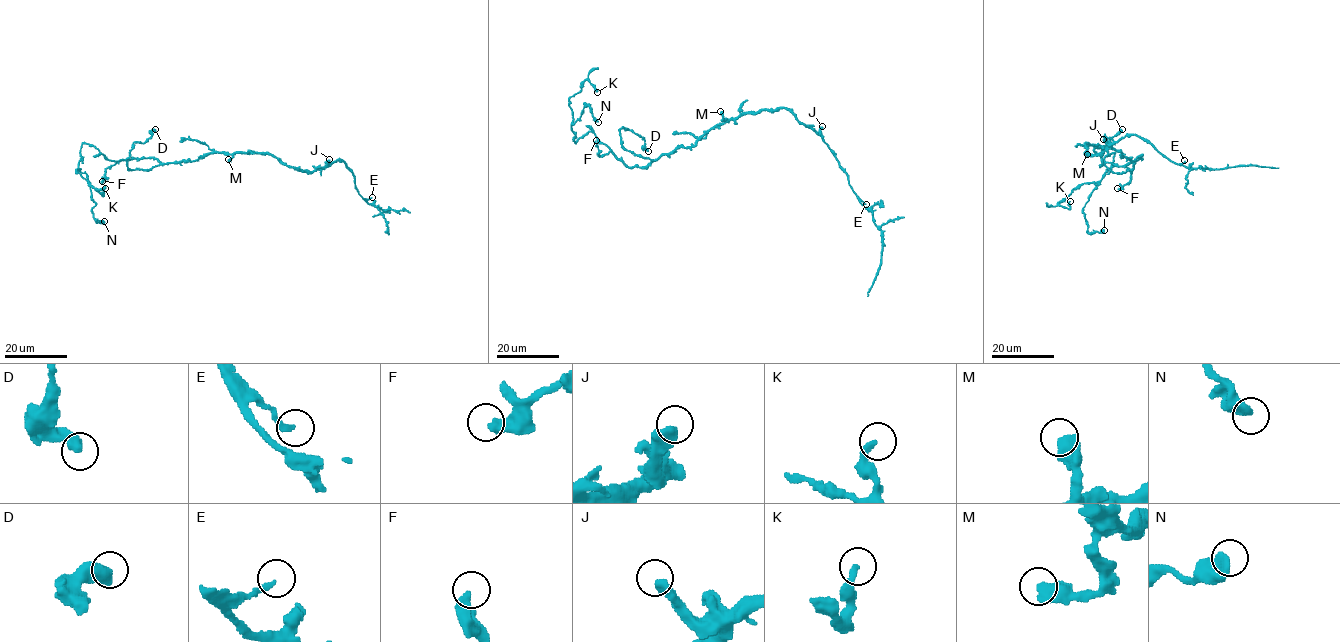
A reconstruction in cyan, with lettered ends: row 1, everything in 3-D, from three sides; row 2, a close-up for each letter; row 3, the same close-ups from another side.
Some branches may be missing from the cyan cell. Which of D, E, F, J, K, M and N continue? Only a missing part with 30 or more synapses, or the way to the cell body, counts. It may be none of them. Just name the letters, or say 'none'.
none

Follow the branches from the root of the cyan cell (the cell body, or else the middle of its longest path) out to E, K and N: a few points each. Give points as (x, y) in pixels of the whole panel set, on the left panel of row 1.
E: (234, 153), (267, 153), (307, 171), (343, 161), (354, 176), (358, 193), (364, 198), (372, 197)
K: (234, 153), (178, 162), (146, 157), (116, 161), (82, 144), (76, 171), (101, 195), (105, 188)
N: (234, 153), (178, 162), (116, 161), (82, 144), (79, 170), (86, 174), (93, 217), (104, 221)

